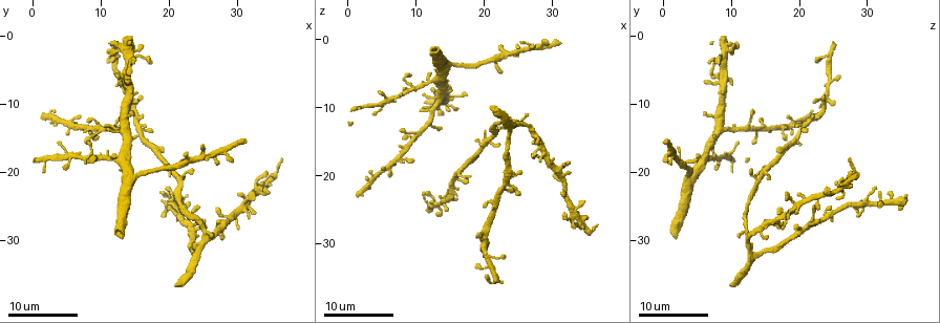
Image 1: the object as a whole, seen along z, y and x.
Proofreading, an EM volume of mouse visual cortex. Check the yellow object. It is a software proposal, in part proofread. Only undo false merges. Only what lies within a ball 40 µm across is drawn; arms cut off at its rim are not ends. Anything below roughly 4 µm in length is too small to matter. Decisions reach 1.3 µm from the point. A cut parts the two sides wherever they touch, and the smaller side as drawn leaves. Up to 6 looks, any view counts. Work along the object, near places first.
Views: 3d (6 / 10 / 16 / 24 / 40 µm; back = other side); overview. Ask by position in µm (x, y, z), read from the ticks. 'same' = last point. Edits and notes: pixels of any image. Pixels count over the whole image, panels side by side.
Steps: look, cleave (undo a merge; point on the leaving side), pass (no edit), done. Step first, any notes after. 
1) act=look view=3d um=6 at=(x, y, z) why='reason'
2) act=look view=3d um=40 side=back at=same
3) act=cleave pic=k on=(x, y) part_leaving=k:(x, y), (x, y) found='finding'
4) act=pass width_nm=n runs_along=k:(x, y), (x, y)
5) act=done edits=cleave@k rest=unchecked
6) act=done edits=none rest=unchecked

act=look view=3d um=24 at=(15.0, 21.0, 3.5)

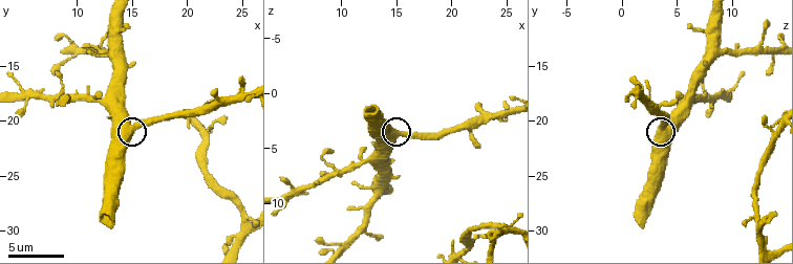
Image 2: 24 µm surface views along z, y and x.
act=look view=3d um=6 at=(15.2, 20.8, 3.4)

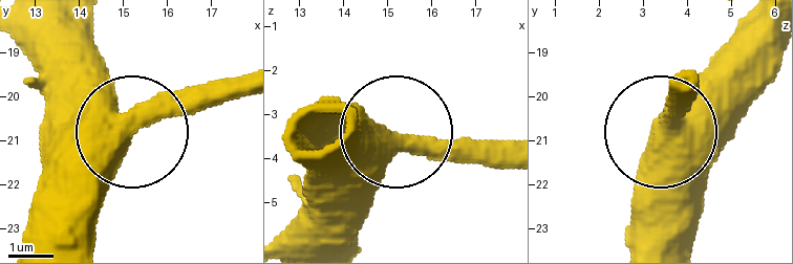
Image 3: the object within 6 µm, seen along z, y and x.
act=look view=3d um=6 side=back at=(15.20, 20.70, 3.60)

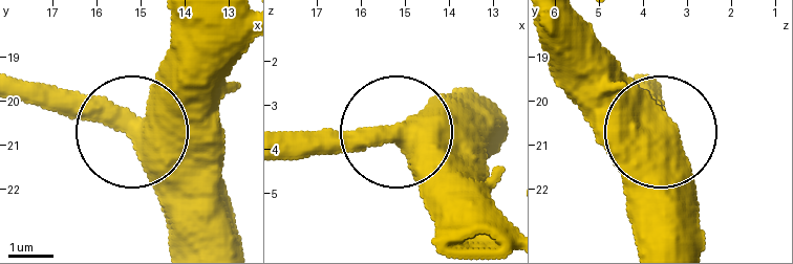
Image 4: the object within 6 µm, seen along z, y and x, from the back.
act=pass width_nm=490 found='continuous, no second cell'

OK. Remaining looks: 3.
act=look view=3d um=16 at=(12.0, 18.4, 6.2)

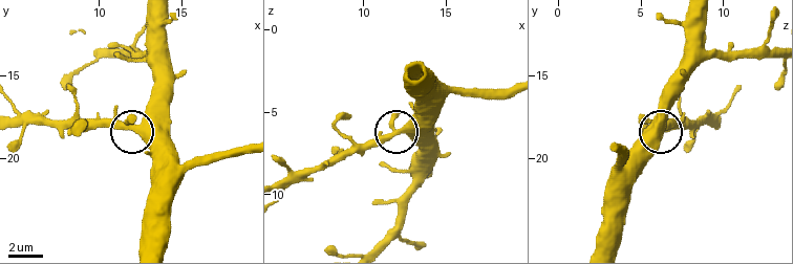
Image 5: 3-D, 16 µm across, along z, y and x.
act=pass arms=3 found='continuous, no second cell'

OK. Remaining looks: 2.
act=look view=3d um=16 at=(24.0, 32.5, 13.5)

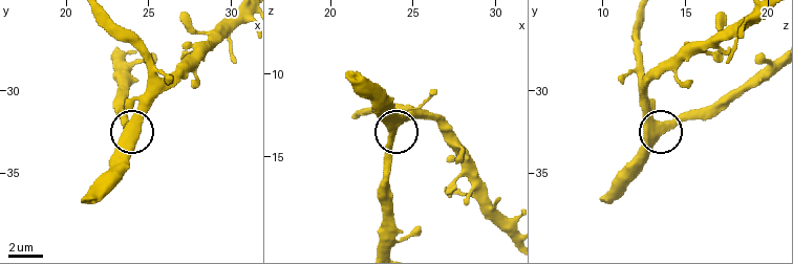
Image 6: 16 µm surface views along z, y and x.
act=look view=3d um=6 at=(23.8, 32.2, 13.8)

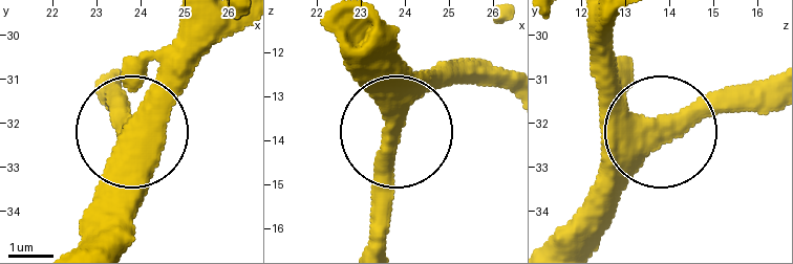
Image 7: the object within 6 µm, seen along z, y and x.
act=pass side_arm_um=6 found='all the same cell'

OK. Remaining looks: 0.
act=done edits=none rest=unchecked

